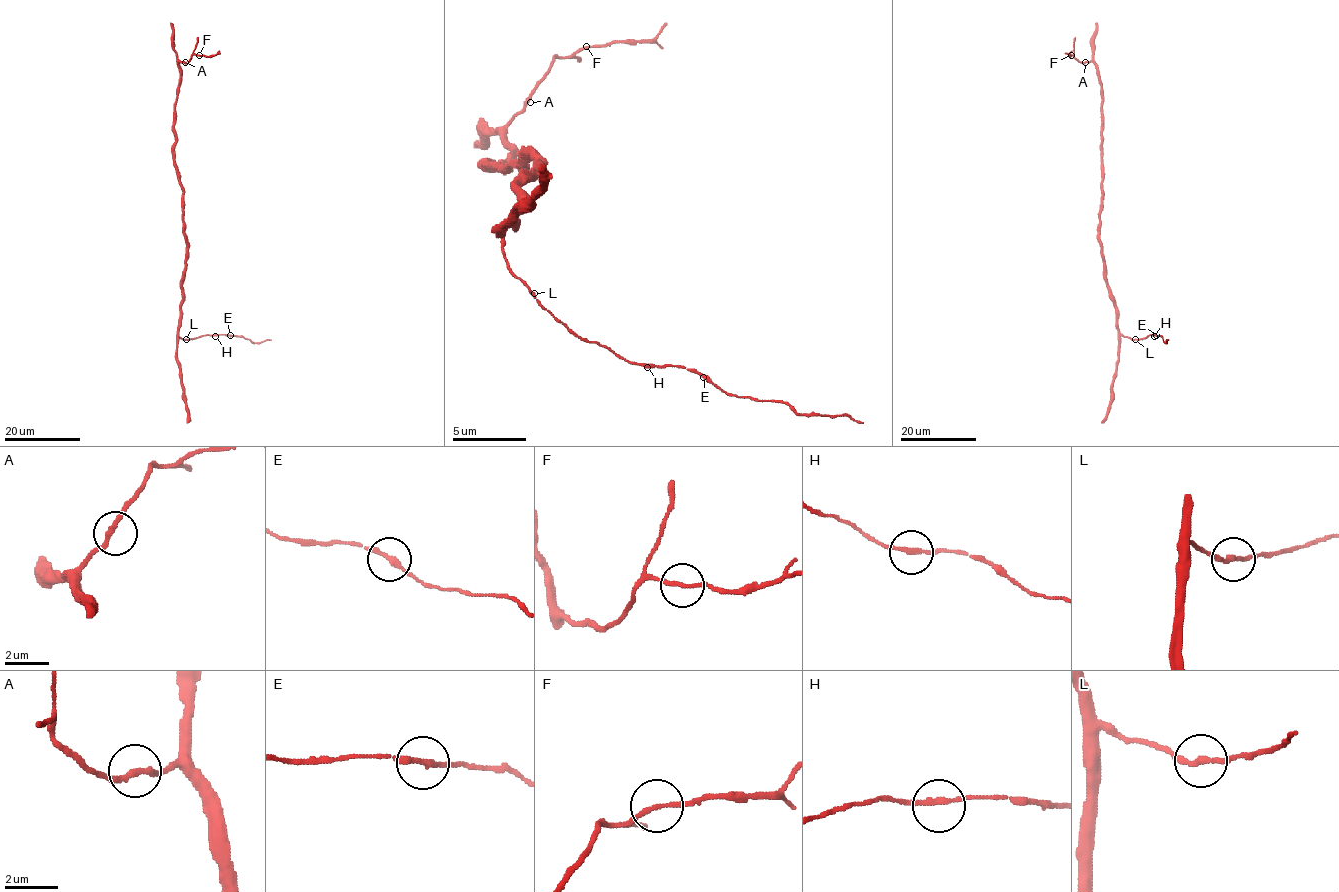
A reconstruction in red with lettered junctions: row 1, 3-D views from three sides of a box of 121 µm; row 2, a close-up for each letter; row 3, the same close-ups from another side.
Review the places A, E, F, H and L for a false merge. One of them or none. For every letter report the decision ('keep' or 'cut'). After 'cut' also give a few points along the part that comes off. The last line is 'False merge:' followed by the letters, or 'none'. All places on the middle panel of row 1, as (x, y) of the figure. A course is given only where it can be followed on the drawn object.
A: keep
E: keep
F: keep
H: keep
L: keep
False merge: none

